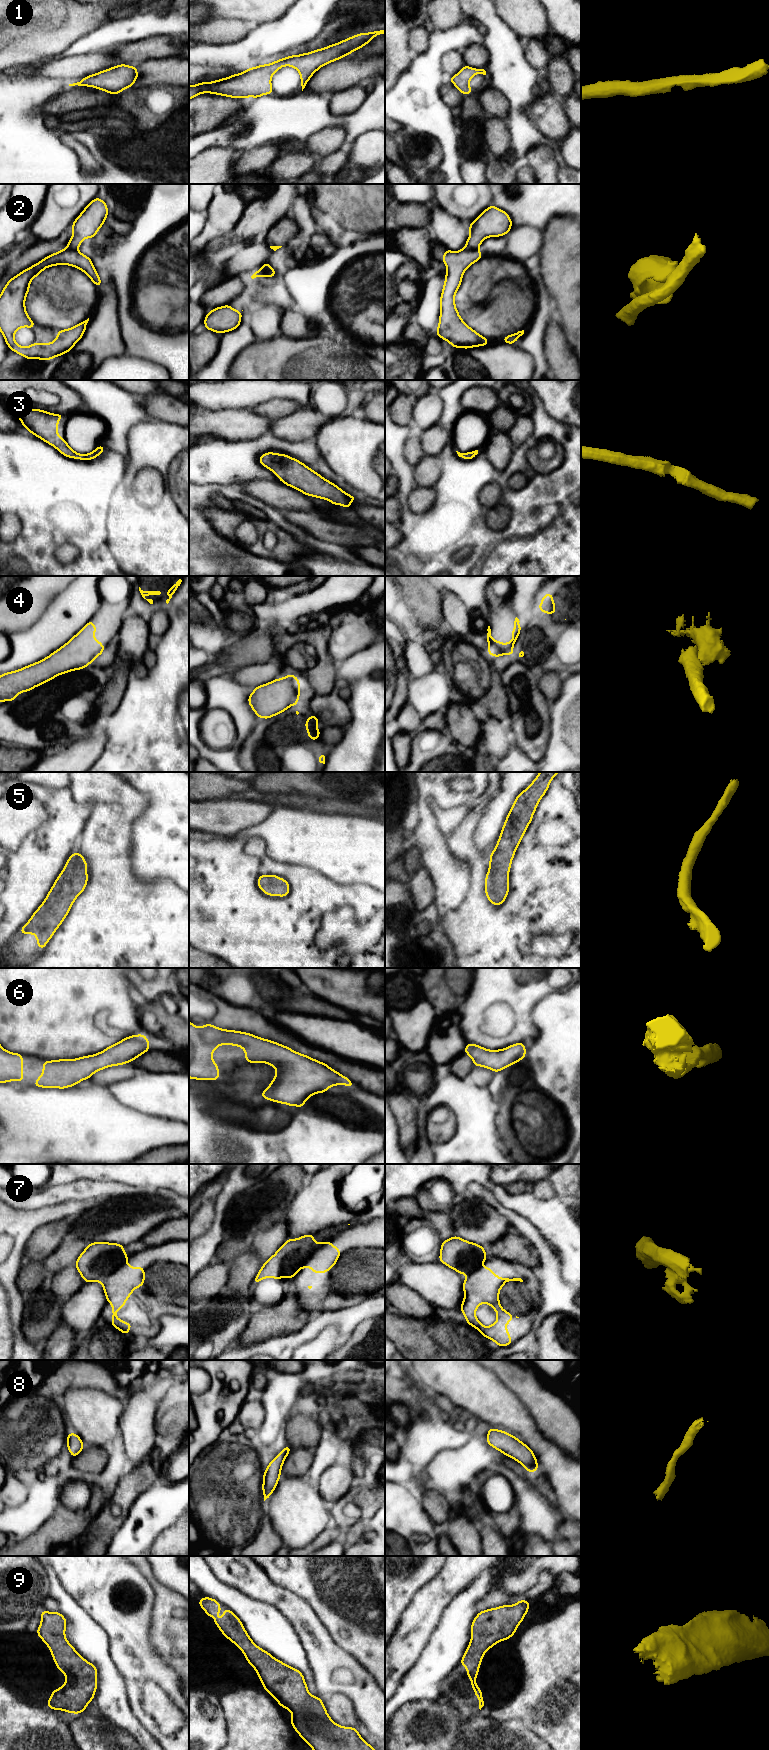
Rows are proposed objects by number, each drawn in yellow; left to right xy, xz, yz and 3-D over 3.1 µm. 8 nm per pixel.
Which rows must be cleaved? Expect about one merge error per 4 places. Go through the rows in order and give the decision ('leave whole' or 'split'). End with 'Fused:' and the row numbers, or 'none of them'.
1: leave whole
2: split
3: leave whole
4: split
5: leave whole
6: leave whole
7: split
8: leave whole
9: leave whole
Fused: 2, 4, 7

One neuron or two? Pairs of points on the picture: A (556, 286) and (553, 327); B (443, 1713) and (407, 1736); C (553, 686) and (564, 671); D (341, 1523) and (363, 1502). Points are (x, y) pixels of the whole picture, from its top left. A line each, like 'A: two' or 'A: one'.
A: two
B: one
C: two
D: one

